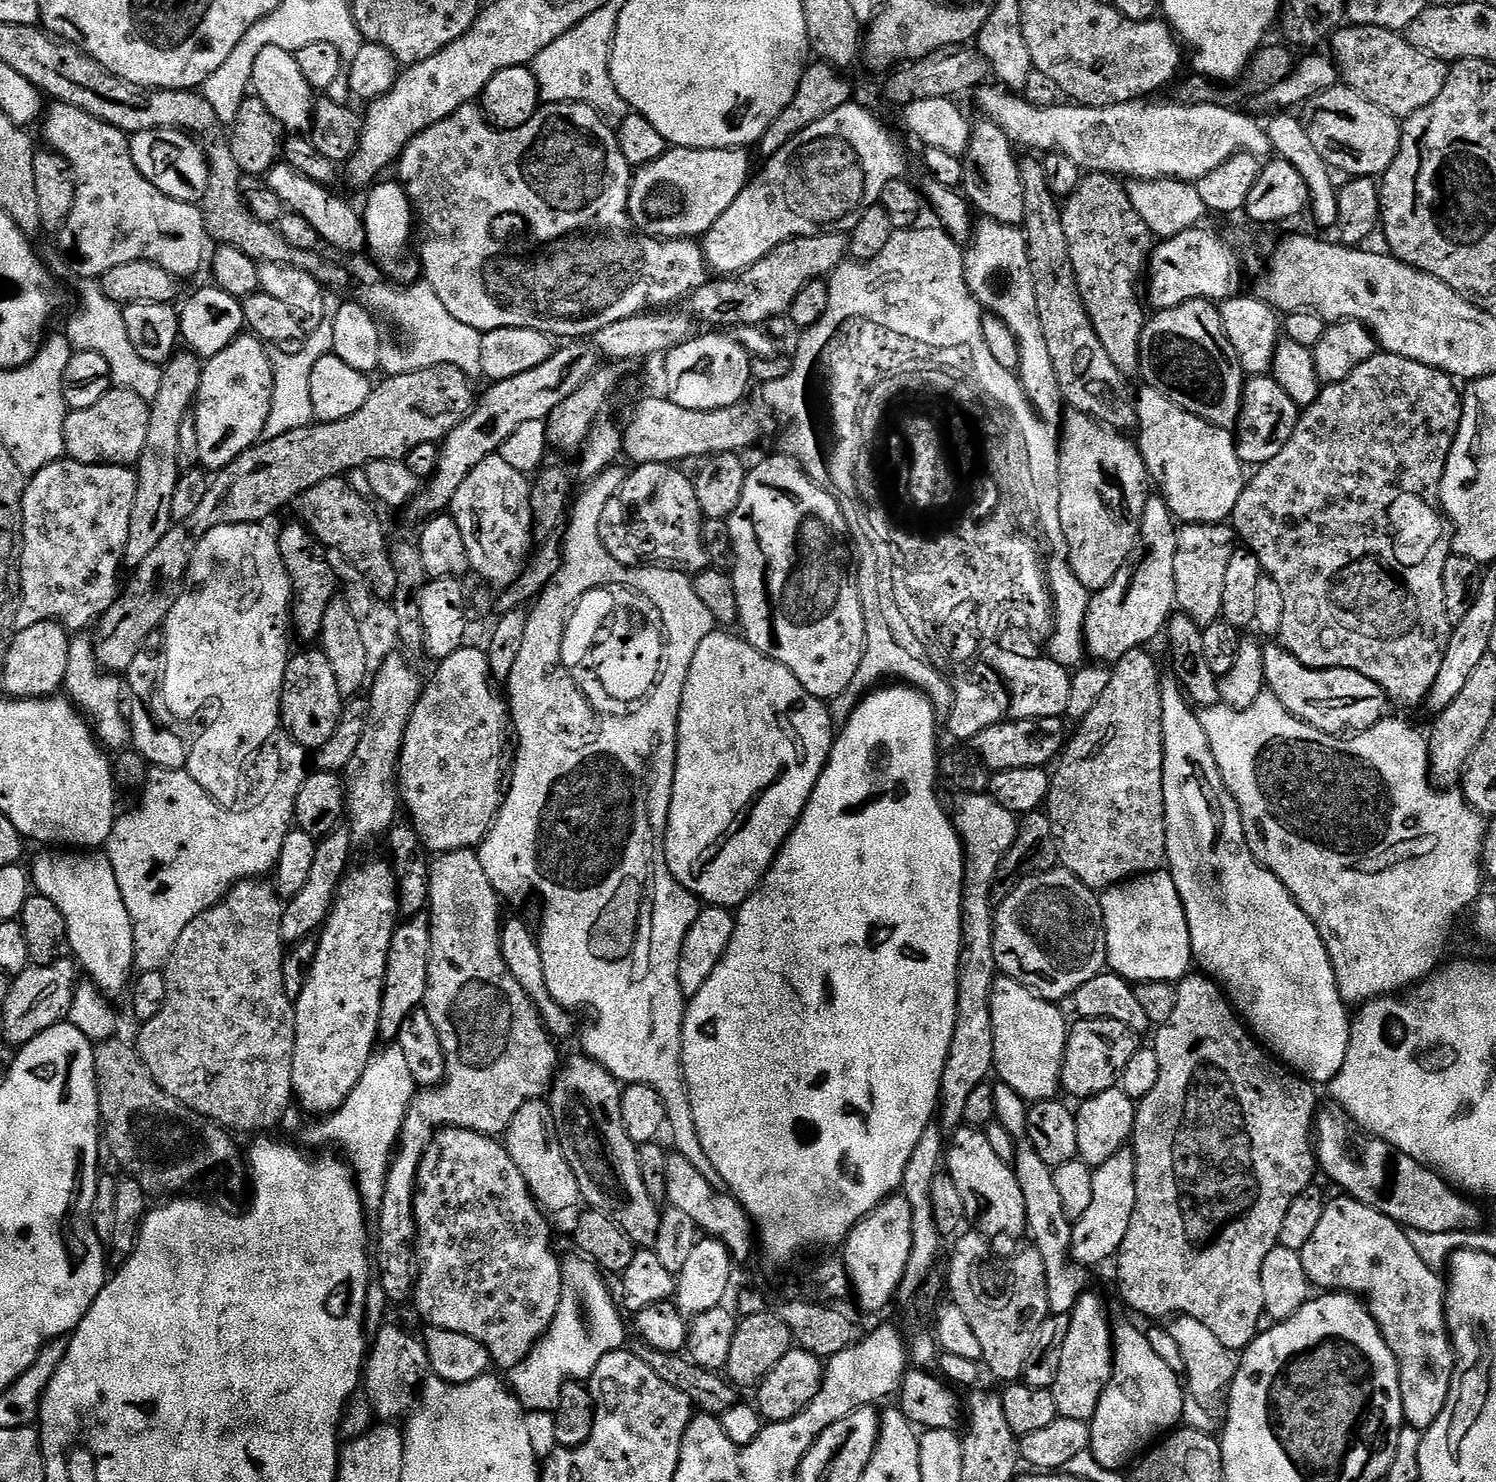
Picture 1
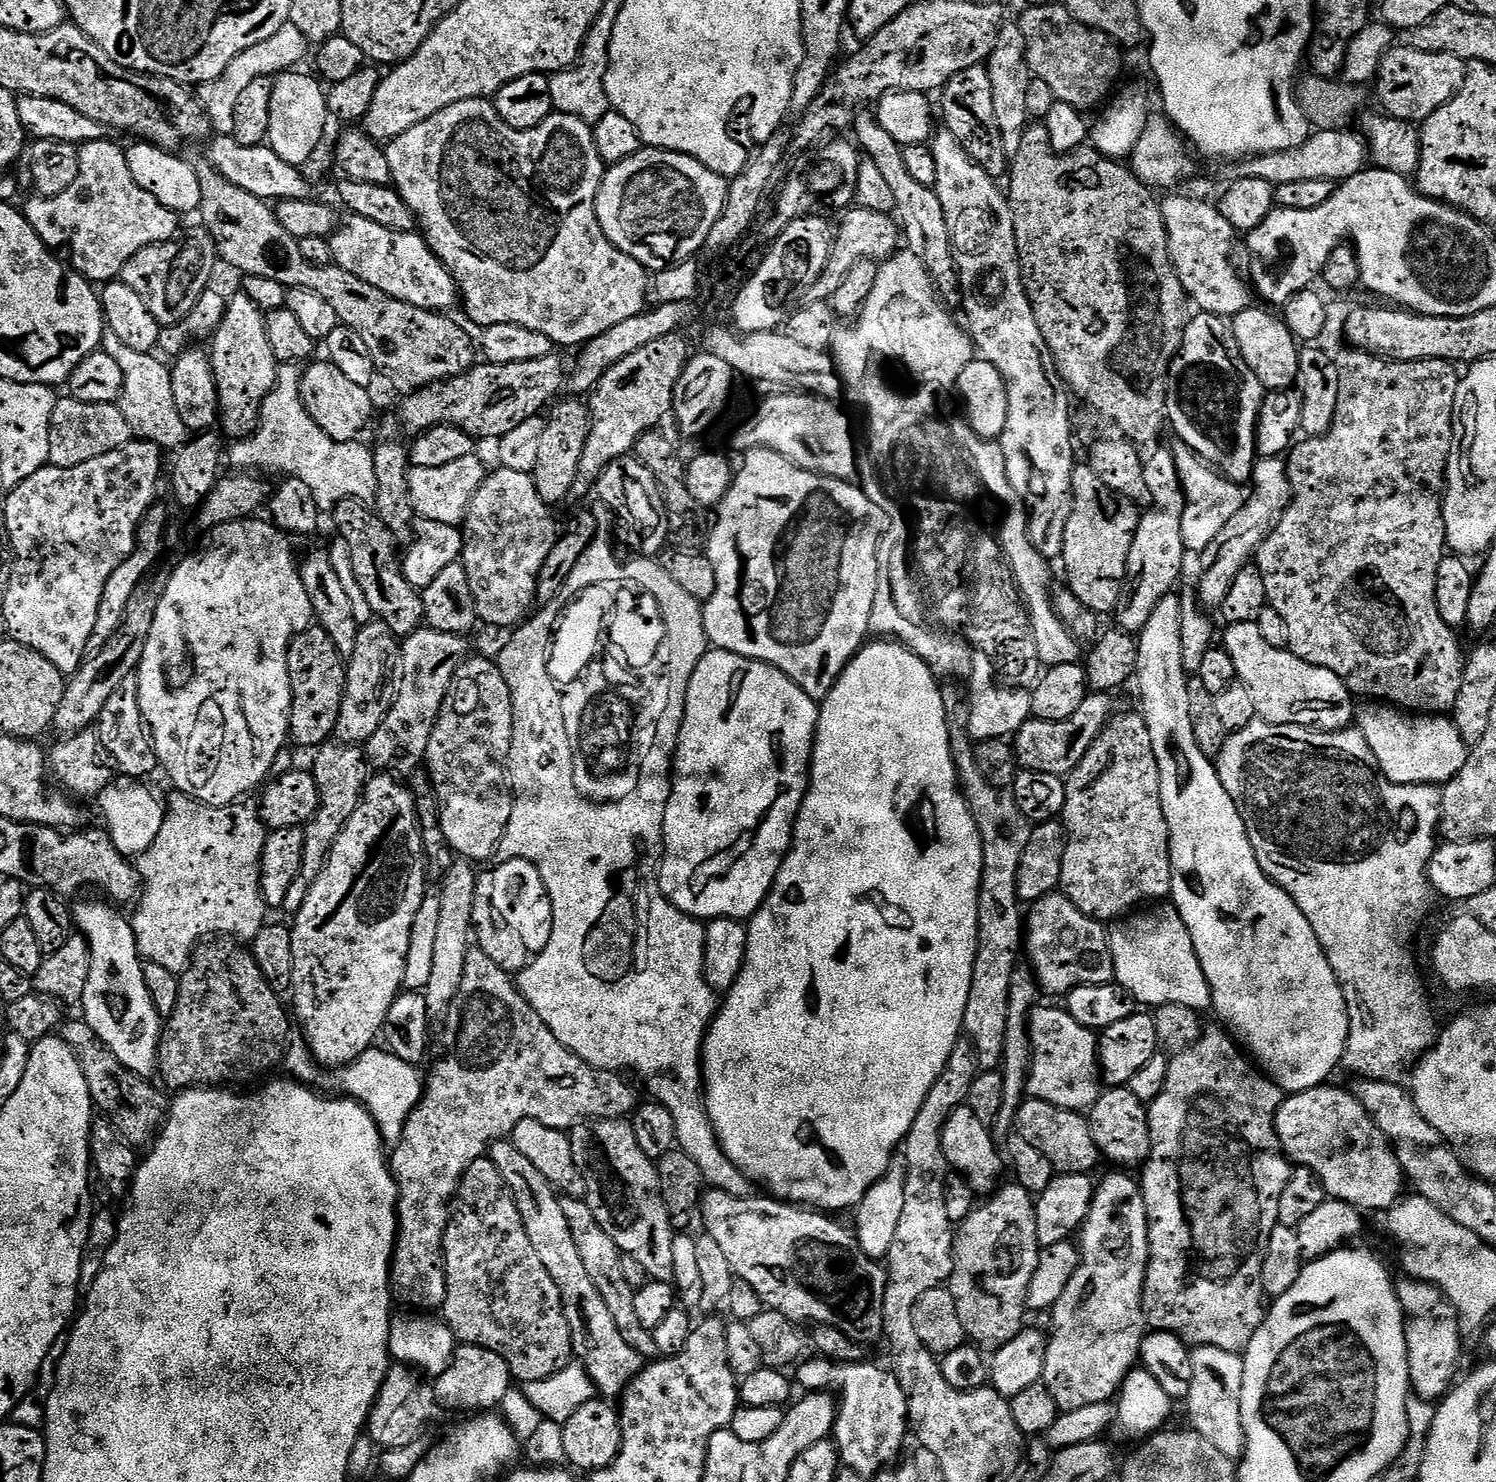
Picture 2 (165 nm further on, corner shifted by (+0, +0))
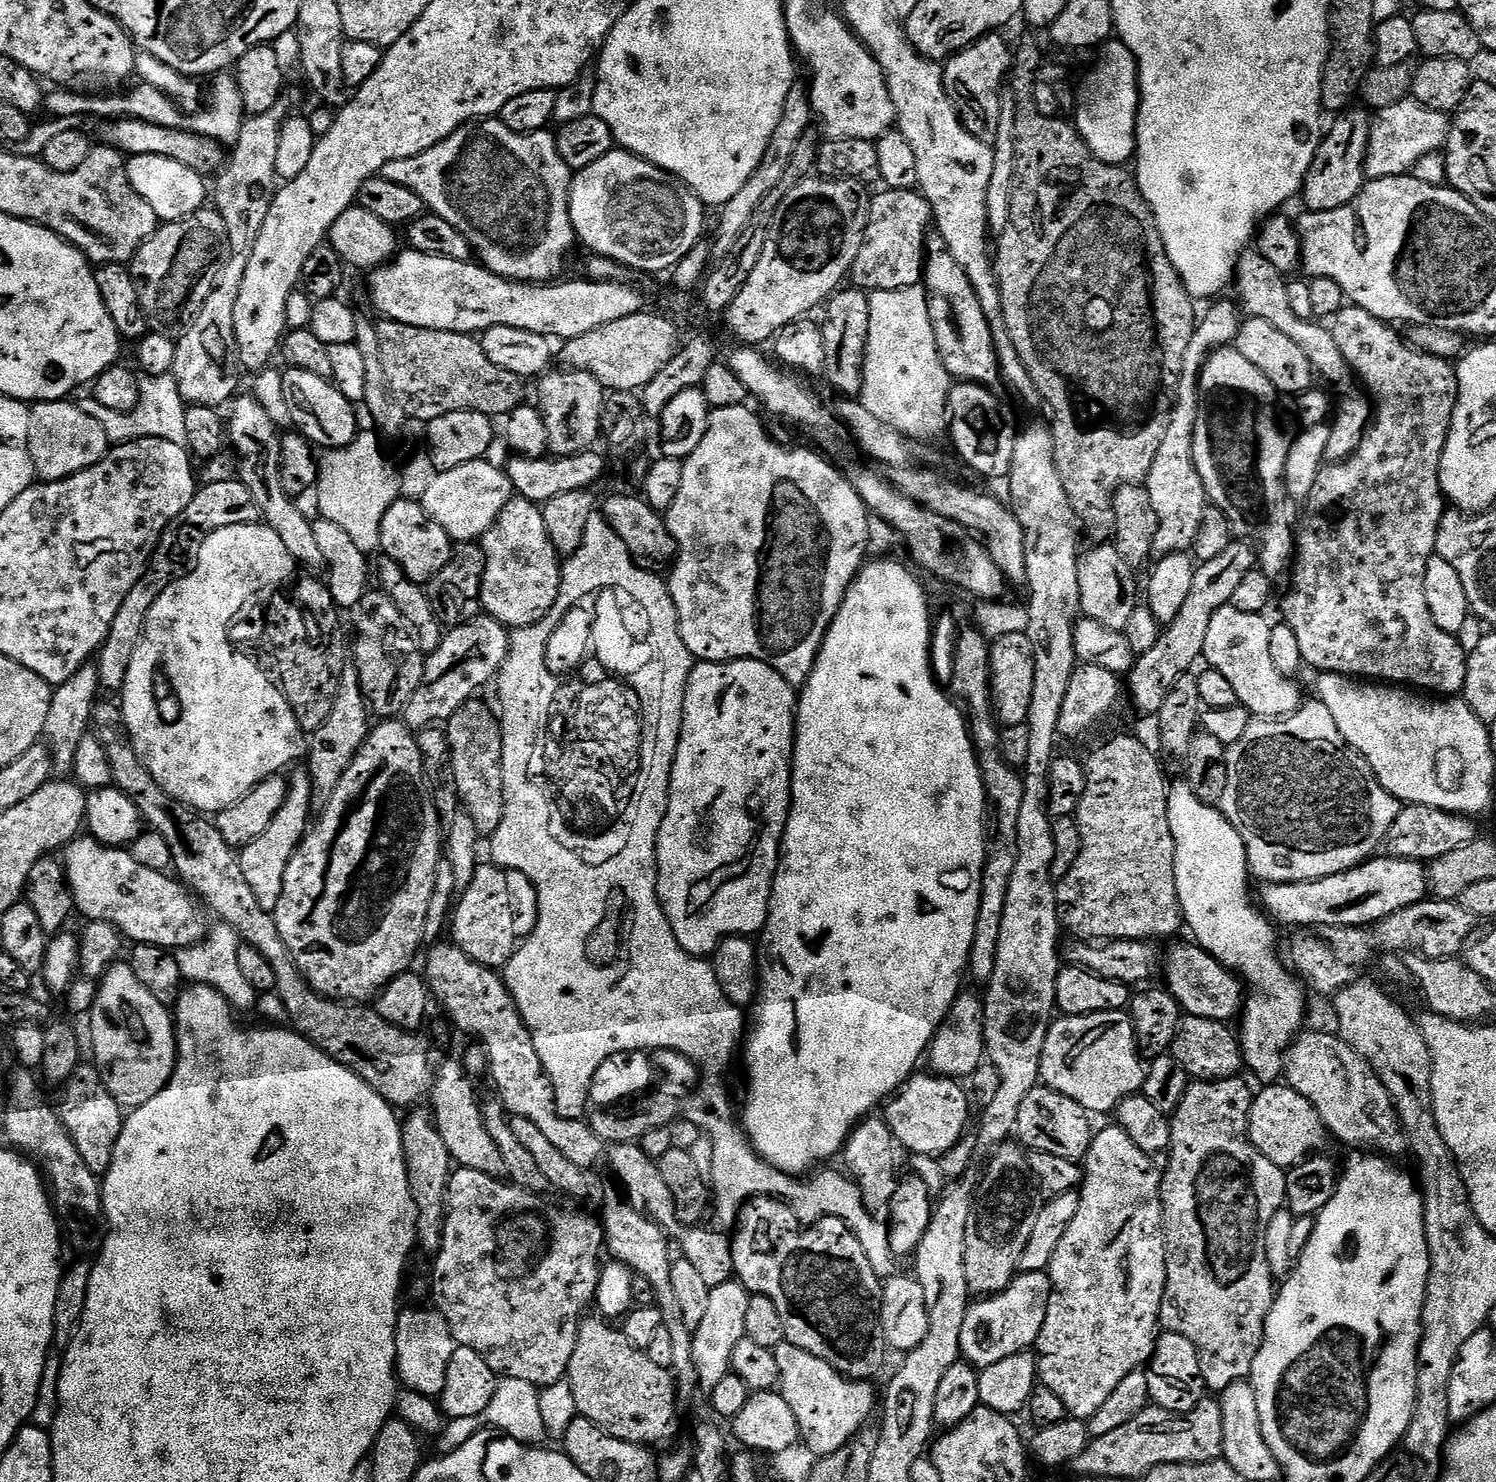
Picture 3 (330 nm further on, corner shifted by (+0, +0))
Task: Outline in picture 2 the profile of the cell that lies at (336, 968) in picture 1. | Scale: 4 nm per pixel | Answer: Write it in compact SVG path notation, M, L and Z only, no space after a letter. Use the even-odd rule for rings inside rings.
M376 774L364 786L364 796L360 800L358 810L350 814L350 822L338 834L334 846L330 850L328 860L324 864L322 874L310 886L310 894L306 894L306 902L294 914L296 921L291 921L292 945L294 946L294 978L290 989L292 1004L296 1007L294 1020L300 1023L299 1031L312 1051L312 1057L321 1068L344 1068L354 1062L364 1051L373 1047L381 1035L386 1014L390 1014L390 1006L404 988L404 970L406 968L406 950L410 948L410 930L414 926L414 914L418 914L418 906L422 906L422 898L426 891L424 884L424 840L420 834L420 822L416 817L416 800L407 787L404 788L399 779L391 774Z

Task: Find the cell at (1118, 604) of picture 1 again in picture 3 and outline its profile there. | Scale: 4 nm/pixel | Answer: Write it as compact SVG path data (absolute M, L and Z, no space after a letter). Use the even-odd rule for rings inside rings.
M1235 299L1215 301L1196 325L1194 336L1183 359L1183 372L1176 388L1175 406L1171 412L1170 426L1155 454L1154 466L1150 466L1146 487L1150 502L1154 502L1154 514L1158 514L1158 534L1154 534L1153 557L1168 556L1171 552L1188 552L1196 543L1200 527L1206 522L1204 511L1210 505L1209 489L1204 487L1194 466L1194 426L1200 413L1200 372L1208 357L1217 348L1231 345L1240 332L1242 312Z

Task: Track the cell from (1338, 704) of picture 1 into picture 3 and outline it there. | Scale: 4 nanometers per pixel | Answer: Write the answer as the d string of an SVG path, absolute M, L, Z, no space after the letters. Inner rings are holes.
M1231 606L1218 610L1218 614L1210 618L1203 659L1207 667L1218 670L1229 679L1234 686L1237 701L1243 704L1253 717L1291 716L1300 709L1302 703L1300 688L1293 677L1281 674L1278 666L1274 664L1274 658L1270 658L1272 624L1264 619L1259 612L1243 612Z

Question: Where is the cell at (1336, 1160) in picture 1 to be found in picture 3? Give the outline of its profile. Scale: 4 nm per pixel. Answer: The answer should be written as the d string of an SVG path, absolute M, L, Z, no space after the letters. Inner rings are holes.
M1286 1082L1269 1084L1255 1093L1248 1119L1248 1136L1270 1162L1285 1170L1319 1153L1323 1149L1320 1147L1330 1140L1330 1133L1316 1107Z

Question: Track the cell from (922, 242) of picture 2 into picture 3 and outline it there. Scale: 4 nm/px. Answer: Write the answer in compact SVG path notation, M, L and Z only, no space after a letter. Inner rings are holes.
M938 234L929 235L926 252L922 287L928 294L930 322L934 326L938 354L946 366L949 377L957 381L996 386L996 383L1001 383L1002 373L996 357L992 327L982 310L982 302L966 270L958 266L954 254L948 252L946 242Z

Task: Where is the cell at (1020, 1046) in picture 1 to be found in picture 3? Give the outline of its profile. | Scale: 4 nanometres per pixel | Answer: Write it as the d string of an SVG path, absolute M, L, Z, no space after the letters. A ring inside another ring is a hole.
M1127 1011L1061 1015L1048 1028L1040 1059L1043 1087L1074 1098L1090 1114L1111 1113L1127 1096L1137 1095L1144 1087L1145 1071L1132 1017Z

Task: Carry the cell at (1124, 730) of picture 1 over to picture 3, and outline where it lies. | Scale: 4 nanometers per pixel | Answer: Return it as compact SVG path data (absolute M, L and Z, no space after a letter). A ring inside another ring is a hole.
M1116 736L1106 741L1084 764L1084 773L1088 775L1086 794L1082 794L1082 802L1074 813L1082 834L1082 850L1078 862L1070 866L1070 874L1059 877L1056 885L1062 924L1073 932L1073 937L1089 942L1152 942L1157 939L1155 936L1172 936L1182 928L1174 874L1176 847L1168 817L1170 780L1164 777L1161 757L1157 756L1136 736Z

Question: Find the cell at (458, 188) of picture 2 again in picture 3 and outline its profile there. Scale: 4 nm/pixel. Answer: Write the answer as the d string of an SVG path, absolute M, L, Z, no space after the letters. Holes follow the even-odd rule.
M485 118L473 123L470 130L462 126L457 132L450 134L442 142L438 142L438 146L430 146L430 150L422 150L422 154L414 154L410 158L388 160L382 174L390 182L398 182L419 194L431 215L446 218L446 222L450 222L450 226L458 229L471 242L472 249L478 257L479 263L490 269L494 274L503 276L505 280L519 280L533 284L552 282L565 275L565 273L563 274L564 259L567 258L568 251L574 246L577 247L578 244L578 237L574 229L572 229L570 194L568 193L572 188L574 172L573 169L569 168L568 163L561 158L556 145L555 135L551 131L515 132L510 130L510 126L506 126L498 118Z

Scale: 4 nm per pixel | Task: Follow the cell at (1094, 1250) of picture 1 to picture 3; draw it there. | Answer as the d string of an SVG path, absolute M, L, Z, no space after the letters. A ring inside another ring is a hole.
M1047 1271L1020 1272L1015 1280L1011 1280L1007 1288L1001 1292L980 1298L977 1302L969 1303L968 1313L962 1322L962 1342L960 1351L963 1359L979 1370L986 1366L994 1366L994 1362L1002 1362L1002 1358L1010 1358L1010 1354L1027 1352L1035 1345L1042 1330L1042 1322L1046 1322L1046 1310L1052 1293L1052 1280Z

